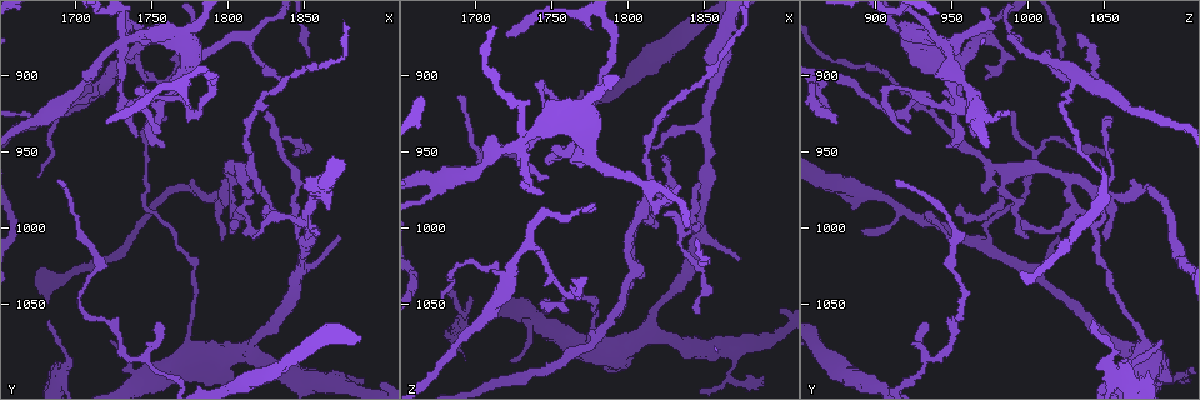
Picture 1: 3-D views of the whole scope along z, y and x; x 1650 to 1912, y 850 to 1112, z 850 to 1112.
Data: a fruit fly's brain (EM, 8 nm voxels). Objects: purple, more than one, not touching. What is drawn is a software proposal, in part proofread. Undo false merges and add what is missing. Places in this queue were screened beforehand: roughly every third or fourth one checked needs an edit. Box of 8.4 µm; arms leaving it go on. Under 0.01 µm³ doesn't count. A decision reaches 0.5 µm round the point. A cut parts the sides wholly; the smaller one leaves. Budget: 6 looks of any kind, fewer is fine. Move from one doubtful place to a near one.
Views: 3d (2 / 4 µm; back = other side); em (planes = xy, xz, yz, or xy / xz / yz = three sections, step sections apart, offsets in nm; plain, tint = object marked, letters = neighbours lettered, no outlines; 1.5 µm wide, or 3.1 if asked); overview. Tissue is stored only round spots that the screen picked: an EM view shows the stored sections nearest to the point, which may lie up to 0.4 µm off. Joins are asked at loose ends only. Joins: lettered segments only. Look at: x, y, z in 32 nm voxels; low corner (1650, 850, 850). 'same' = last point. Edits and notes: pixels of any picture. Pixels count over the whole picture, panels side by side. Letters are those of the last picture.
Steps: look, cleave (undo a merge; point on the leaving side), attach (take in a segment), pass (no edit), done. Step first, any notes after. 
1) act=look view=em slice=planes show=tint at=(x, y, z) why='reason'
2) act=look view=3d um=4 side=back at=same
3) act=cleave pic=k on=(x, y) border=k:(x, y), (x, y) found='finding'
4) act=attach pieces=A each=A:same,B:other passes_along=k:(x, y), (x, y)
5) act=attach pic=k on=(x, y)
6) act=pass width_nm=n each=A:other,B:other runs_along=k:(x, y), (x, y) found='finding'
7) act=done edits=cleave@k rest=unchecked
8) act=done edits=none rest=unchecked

act=look view=em slice=planes show=letters at=(1846, 946, 1054) why='free end'

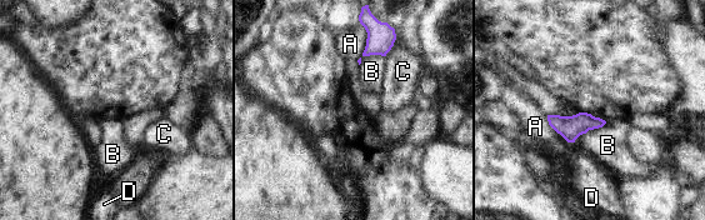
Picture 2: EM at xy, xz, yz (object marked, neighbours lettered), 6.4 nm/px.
act=pass each=A:other,B:other,C:other,D:other found='no lettered segment goes on from it'

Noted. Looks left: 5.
act=look view=em slice=planes show=tint at=(1802, 966, 1026) why='branch point'

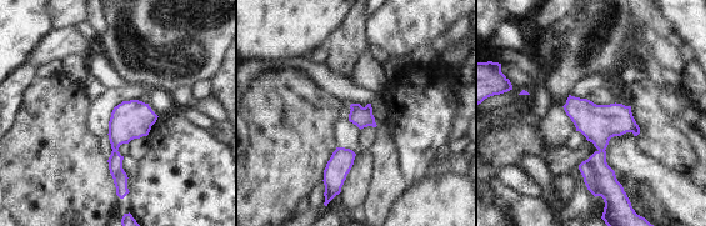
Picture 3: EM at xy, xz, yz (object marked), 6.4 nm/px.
act=look view=em slice=planes show=letters at=same

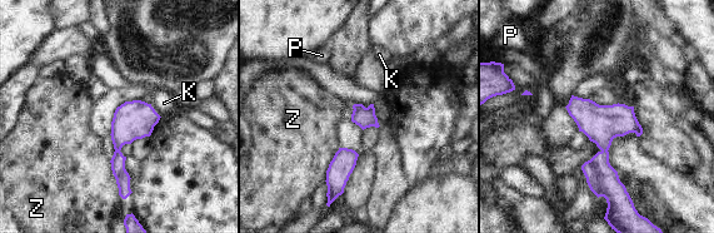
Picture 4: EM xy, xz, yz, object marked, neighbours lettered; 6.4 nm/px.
act=pass each=K:other,P:other,Z:other border=4:(109, 160), (119, 194) found='all the same neuron'

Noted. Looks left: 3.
act=look view=em slice=planes show=plain at=(1754, 1062, 930) why='branch stops here'

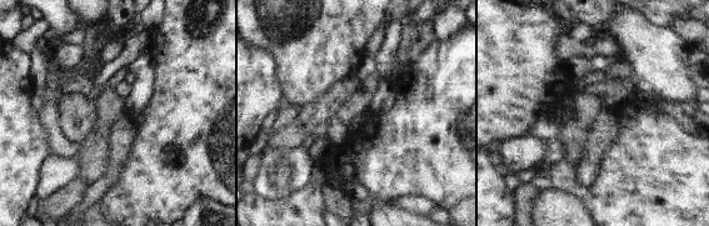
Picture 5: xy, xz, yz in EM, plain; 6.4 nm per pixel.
act=look view=em slice=planes show=letters at=same why='what lies round it'

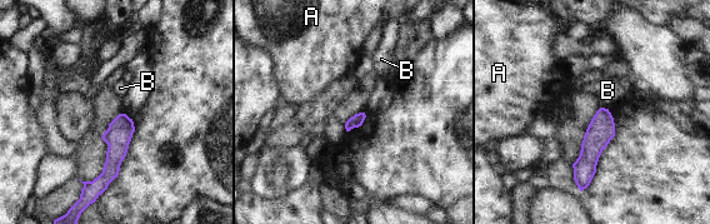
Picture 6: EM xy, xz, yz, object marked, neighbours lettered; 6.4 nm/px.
act=pass each=A:other,B:other border=6:(601, 106), (608, 109) found='no lettered segment goes on from it'

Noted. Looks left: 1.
act=done edits=none rest=unchecked

